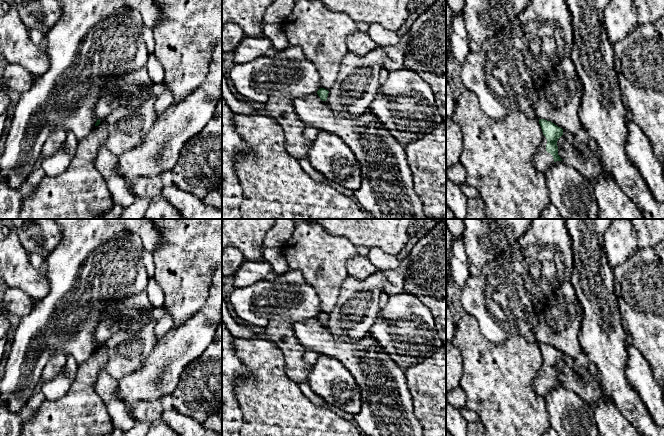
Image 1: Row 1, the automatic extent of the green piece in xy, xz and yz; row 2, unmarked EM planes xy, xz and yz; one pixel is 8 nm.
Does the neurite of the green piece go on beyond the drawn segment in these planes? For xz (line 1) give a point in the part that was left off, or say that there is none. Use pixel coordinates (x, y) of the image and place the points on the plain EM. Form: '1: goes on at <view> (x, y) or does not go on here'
1: does not go on here

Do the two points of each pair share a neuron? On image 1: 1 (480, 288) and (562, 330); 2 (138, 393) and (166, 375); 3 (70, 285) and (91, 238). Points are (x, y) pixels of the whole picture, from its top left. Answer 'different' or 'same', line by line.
1: different
2: same
3: same

